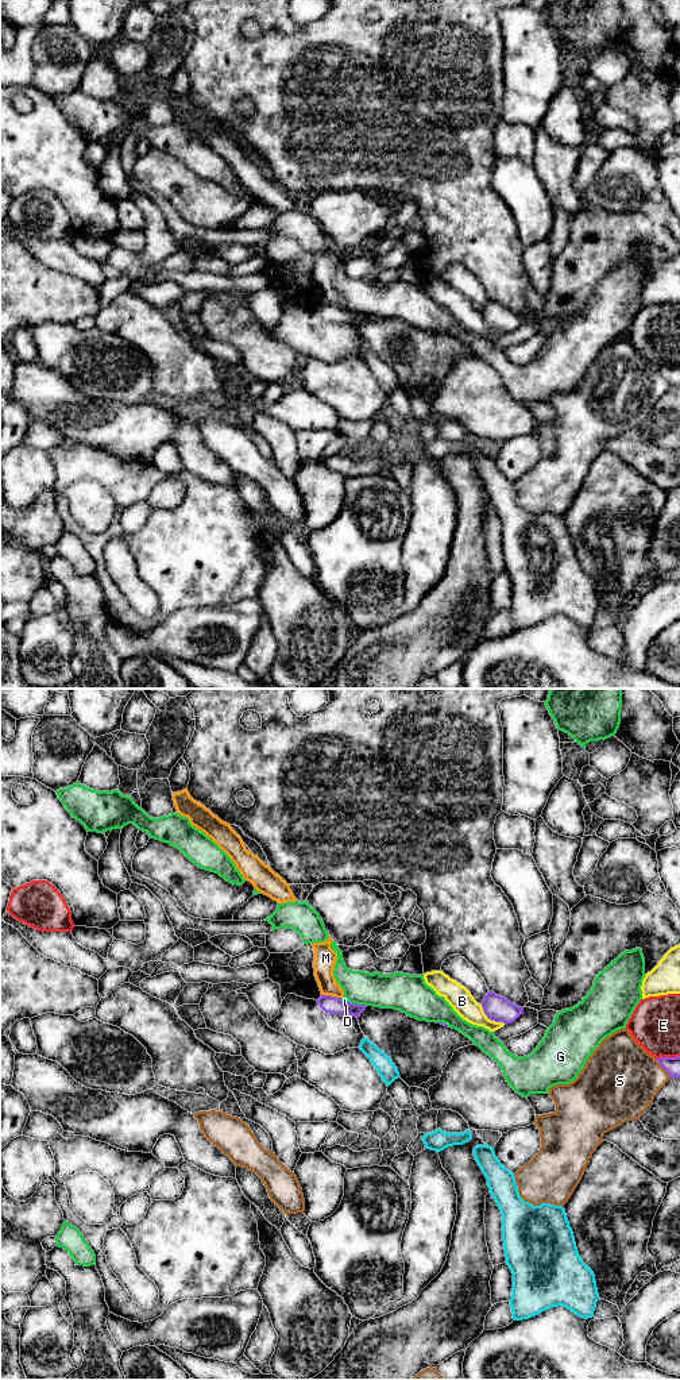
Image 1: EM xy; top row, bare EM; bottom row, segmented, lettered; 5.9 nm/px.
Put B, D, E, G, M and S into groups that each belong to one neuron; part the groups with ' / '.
B / D M / E / G / S

